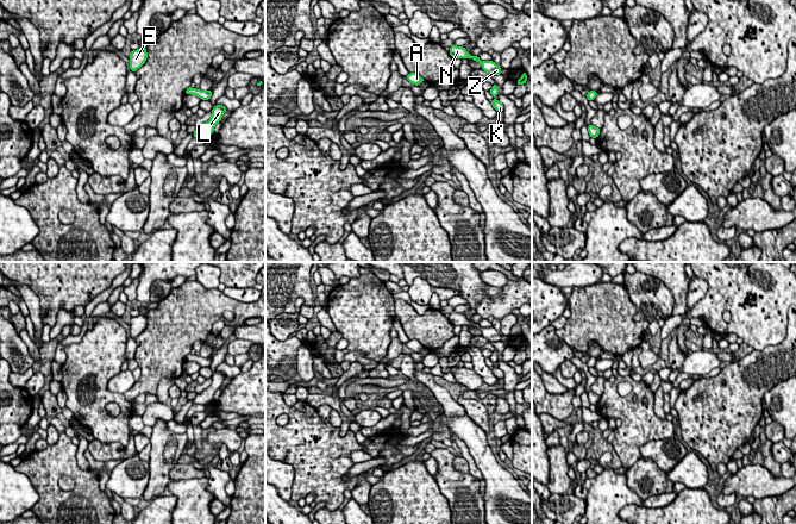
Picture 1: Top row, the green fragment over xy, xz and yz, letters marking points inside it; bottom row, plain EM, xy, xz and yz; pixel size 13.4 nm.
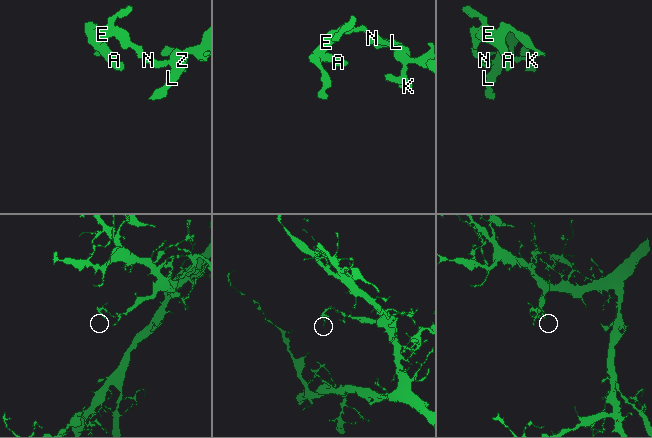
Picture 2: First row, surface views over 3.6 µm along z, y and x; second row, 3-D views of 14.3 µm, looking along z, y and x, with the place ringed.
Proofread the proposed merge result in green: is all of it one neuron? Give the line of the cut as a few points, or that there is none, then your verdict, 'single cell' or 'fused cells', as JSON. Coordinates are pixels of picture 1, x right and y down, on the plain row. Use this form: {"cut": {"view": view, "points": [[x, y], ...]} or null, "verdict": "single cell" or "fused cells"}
{"cut": null, "verdict": "single cell"}

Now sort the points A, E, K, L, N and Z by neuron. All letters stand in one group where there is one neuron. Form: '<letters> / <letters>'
A E K L N Z

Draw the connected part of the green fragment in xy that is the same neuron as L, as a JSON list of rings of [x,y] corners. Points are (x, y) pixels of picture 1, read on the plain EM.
[[[215,372],[214,375],[211,378],[211,386],[203,389],[200,394],[196,394],[196,397],[193,400],[193,404],[206,405],[208,403],[212,403],[214,393],[221,387],[226,378],[227,376],[224,372]]]

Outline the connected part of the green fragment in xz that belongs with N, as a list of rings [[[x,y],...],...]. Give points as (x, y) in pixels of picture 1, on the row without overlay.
[[[452,312],[449,317],[450,322],[457,325],[472,325],[474,328],[478,329],[482,332],[482,336],[489,342],[501,342],[501,335],[494,328],[481,328],[478,323],[471,323],[470,319],[466,318],[464,313]]]

